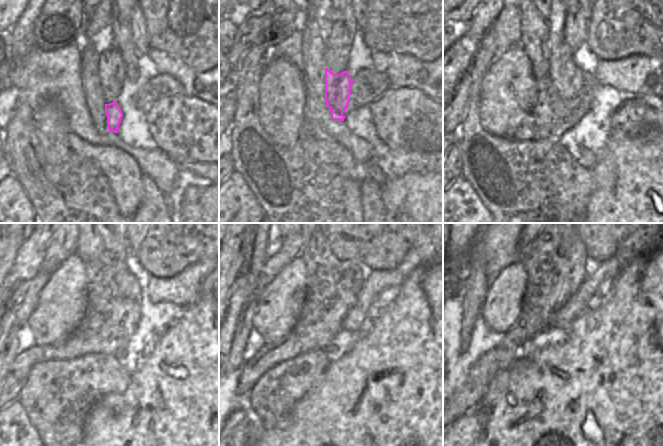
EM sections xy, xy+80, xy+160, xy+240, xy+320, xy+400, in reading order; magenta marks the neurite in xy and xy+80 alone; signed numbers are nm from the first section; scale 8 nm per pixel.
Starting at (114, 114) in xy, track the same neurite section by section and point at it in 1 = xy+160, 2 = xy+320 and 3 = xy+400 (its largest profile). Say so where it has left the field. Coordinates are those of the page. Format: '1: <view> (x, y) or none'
1: xy+160 (566, 75)
2: xy+320 (332, 261)
3: xy+400 (540, 266)

